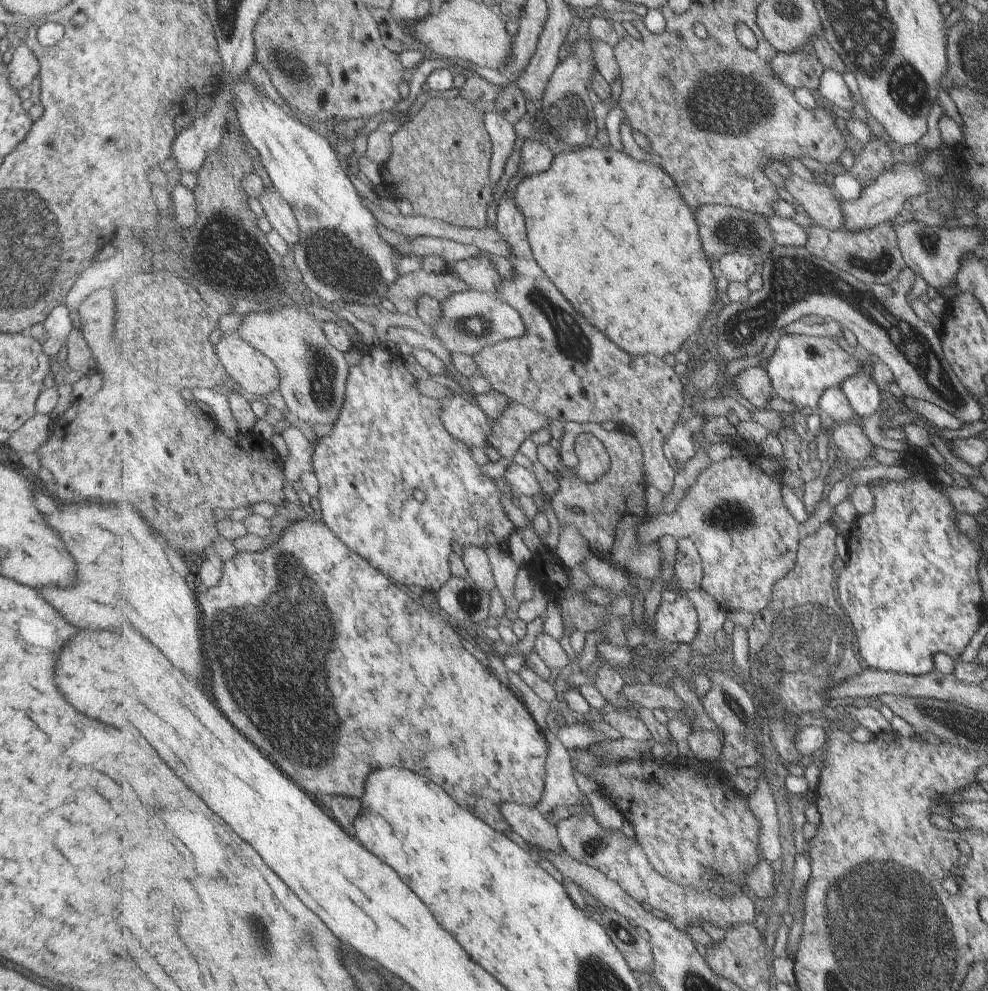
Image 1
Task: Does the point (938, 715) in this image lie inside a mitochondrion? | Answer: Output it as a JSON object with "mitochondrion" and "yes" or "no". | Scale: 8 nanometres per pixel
{"mitochondrion":"yes"}

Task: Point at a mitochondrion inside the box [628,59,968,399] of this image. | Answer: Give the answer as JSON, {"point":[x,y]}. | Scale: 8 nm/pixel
{"point":[730,97]}

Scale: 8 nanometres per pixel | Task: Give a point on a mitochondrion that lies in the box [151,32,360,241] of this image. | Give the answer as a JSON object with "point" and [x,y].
{"point":[294,64]}

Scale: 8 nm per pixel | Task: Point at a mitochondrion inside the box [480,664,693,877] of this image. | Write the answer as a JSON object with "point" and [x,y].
{"point":[593,842]}

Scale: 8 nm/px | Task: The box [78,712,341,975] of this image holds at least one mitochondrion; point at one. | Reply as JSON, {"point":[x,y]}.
{"point":[303,933]}

